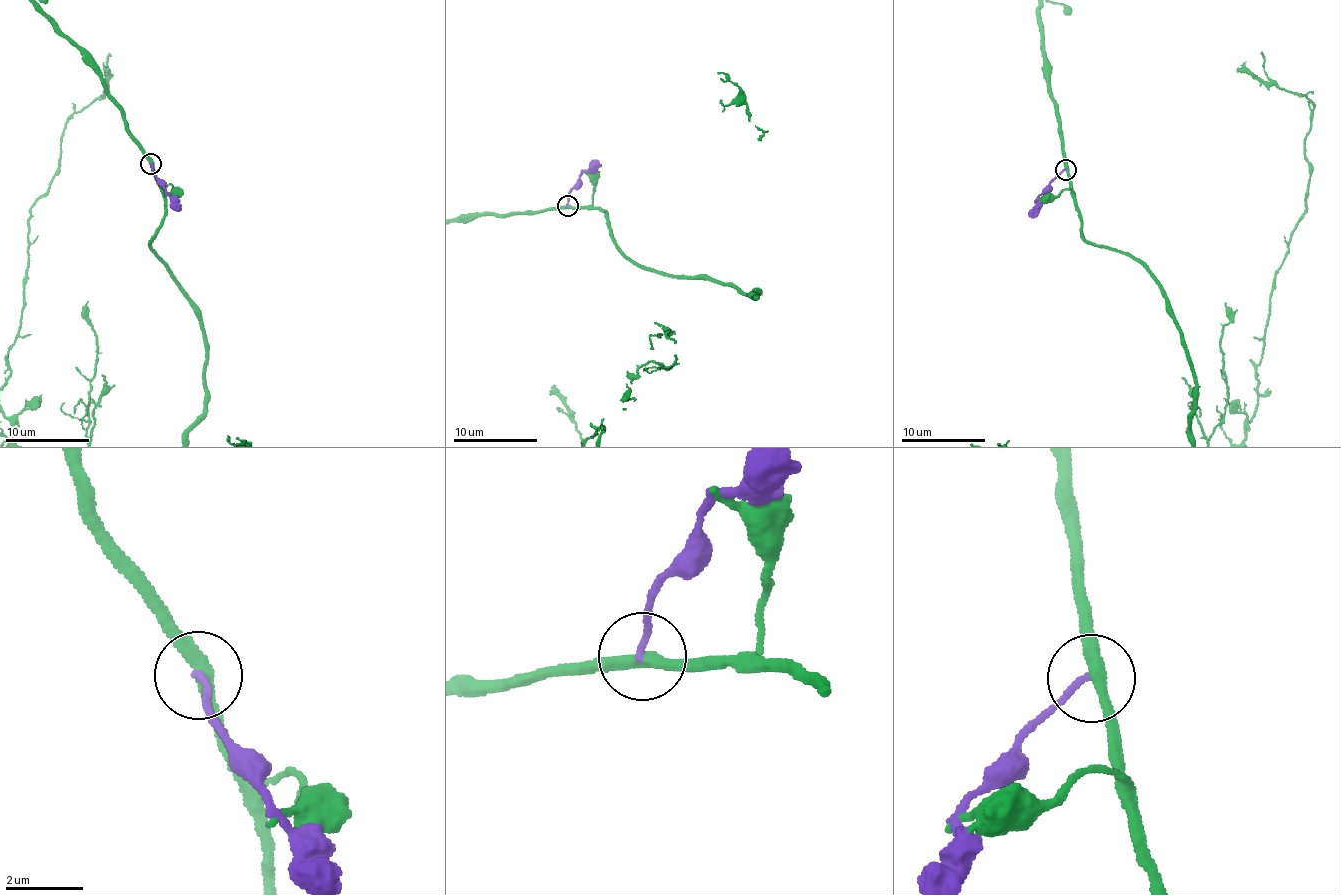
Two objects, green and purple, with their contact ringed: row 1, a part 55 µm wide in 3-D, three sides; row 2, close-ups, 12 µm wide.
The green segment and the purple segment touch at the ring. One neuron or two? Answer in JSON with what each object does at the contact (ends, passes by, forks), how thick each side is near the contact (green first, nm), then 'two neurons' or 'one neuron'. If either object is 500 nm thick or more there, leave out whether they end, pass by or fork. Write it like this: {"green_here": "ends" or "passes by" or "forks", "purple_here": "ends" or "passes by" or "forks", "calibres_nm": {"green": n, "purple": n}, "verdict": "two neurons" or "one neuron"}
{"green_here": "passes by", "purple_here": "ends", "calibres_nm": {"green": 340, "purple": 150}, "verdict": "two neurons"}

